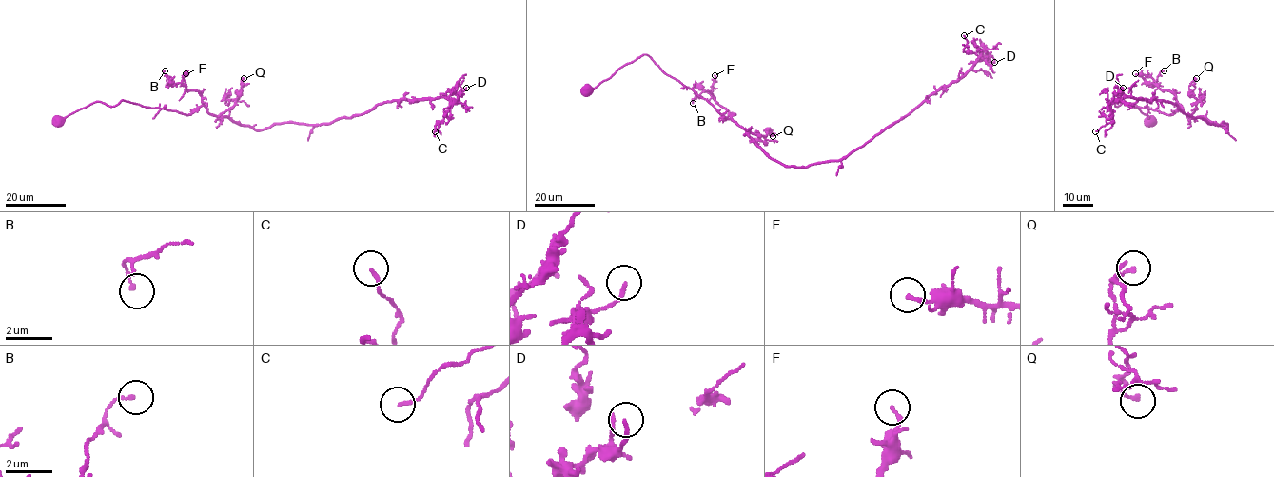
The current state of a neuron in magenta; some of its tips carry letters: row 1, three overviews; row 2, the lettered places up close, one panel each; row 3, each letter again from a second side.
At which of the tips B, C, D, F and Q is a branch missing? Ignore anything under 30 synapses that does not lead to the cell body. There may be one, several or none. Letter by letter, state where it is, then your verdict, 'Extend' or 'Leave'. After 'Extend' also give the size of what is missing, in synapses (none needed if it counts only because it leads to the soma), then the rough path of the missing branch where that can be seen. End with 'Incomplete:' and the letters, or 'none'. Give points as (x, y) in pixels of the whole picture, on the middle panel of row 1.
B: Place: (693, 103). Leave
C: Place: (964, 35). Leave
D: Place: (994, 62). Leave
F: Place: (715, 75). Leave
Q: Place: (773, 136). Leave
Incomplete: none

